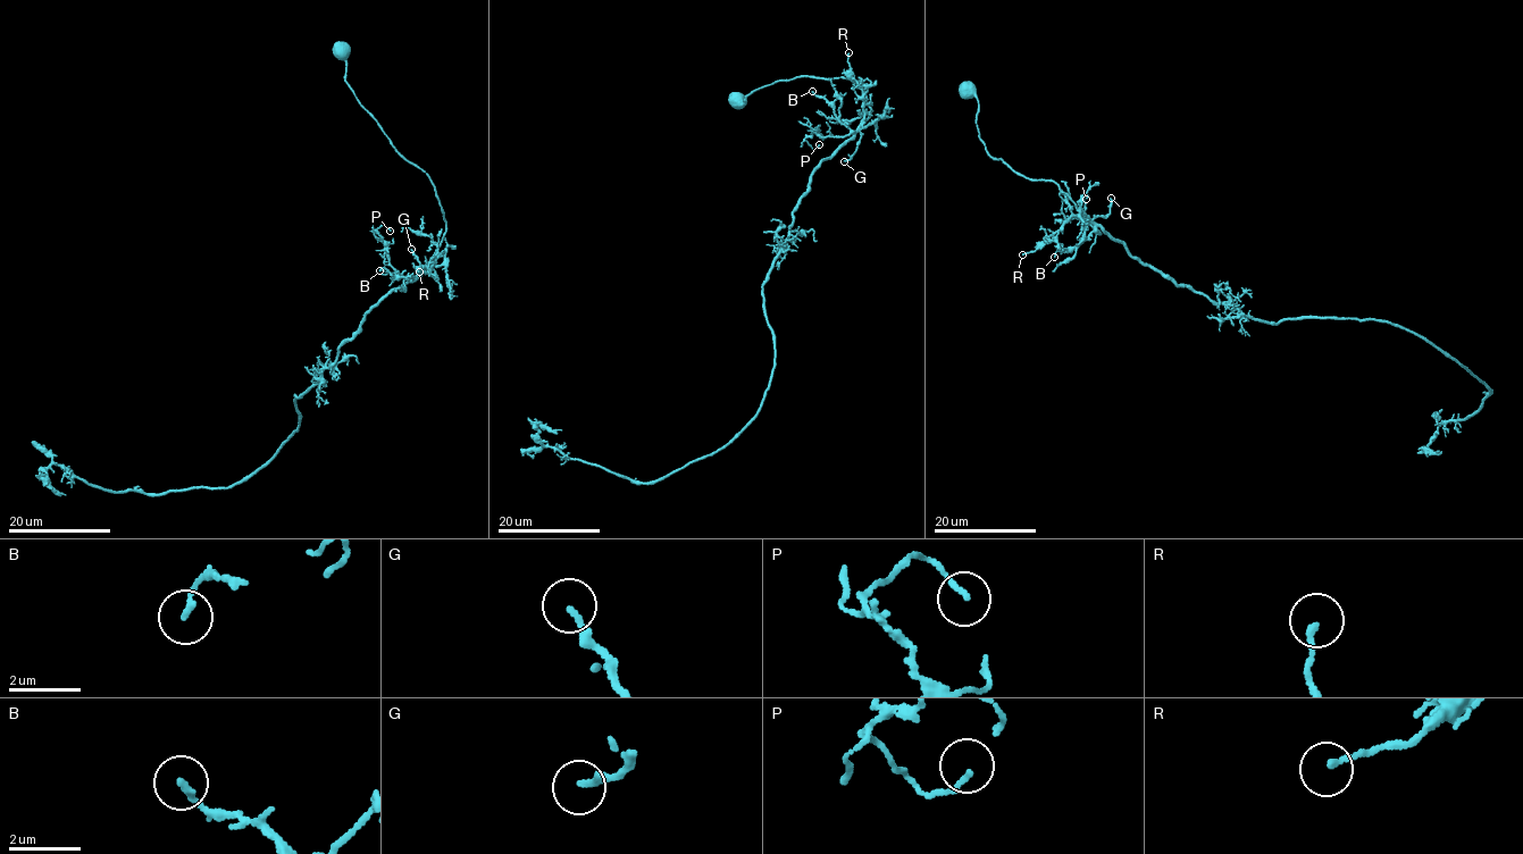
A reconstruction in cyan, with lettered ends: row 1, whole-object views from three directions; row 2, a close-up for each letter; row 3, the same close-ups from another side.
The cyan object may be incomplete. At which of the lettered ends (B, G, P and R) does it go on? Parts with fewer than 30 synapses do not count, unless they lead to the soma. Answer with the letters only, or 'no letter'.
no letter

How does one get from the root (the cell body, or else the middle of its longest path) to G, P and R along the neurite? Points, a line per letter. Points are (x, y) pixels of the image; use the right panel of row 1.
G: (968, 89), (979, 103), (976, 125), (989, 156), (1026, 177), (1054, 182), (1088, 218), (1109, 214), (1111, 198)
P: (968, 89), (979, 103), (976, 125), (986, 152), (1026, 177), (1054, 182), (1099, 235), (1079, 215), (1086, 199)
R: (968, 89), (979, 103), (976, 125), (986, 152), (1026, 177), (1054, 182), (1080, 214), (1022, 254)

